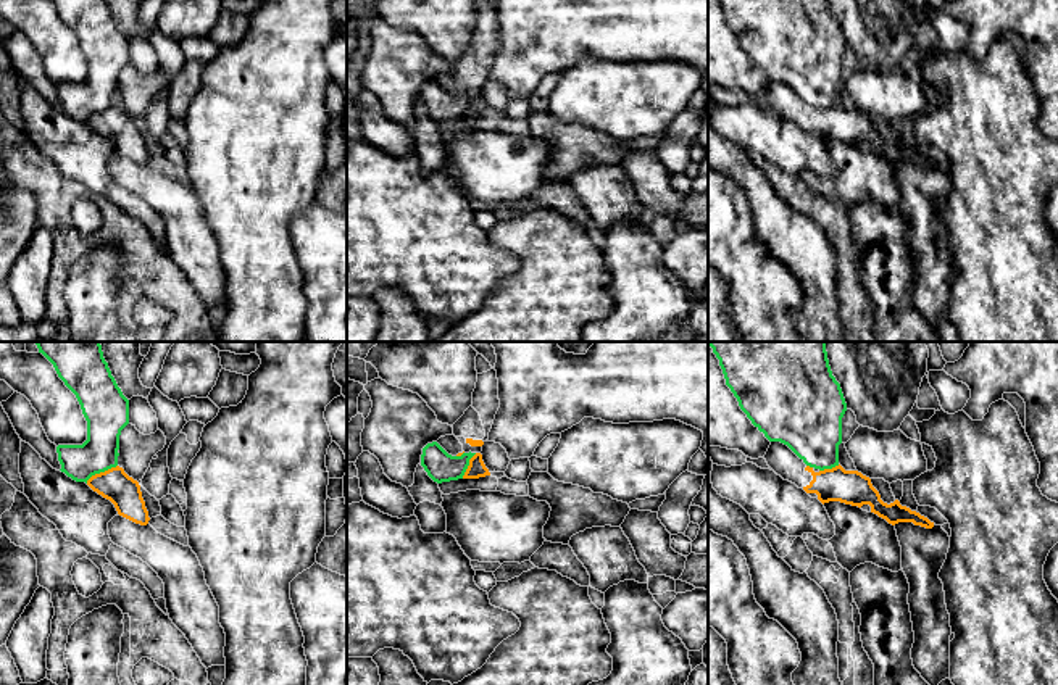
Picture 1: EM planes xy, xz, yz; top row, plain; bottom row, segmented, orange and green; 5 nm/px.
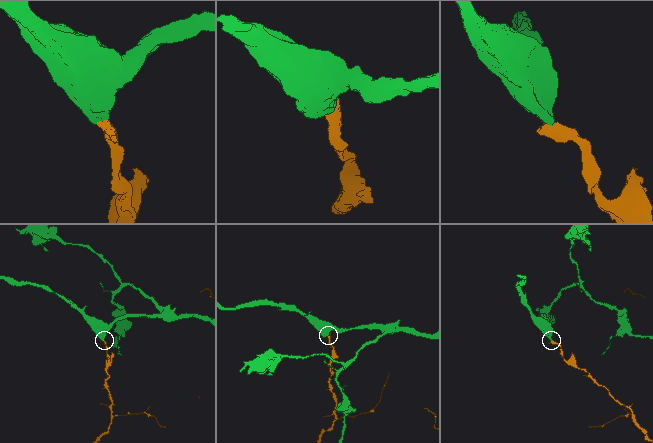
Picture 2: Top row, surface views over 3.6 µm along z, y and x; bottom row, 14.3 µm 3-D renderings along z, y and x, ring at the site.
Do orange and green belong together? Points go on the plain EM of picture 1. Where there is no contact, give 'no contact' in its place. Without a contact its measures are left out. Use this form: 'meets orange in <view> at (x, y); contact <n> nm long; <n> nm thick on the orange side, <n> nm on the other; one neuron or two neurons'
meets orange in xy at (100, 112); contact 180 nm long; 160 nm thick on the orange side, 190 nm on the other; two neurons

